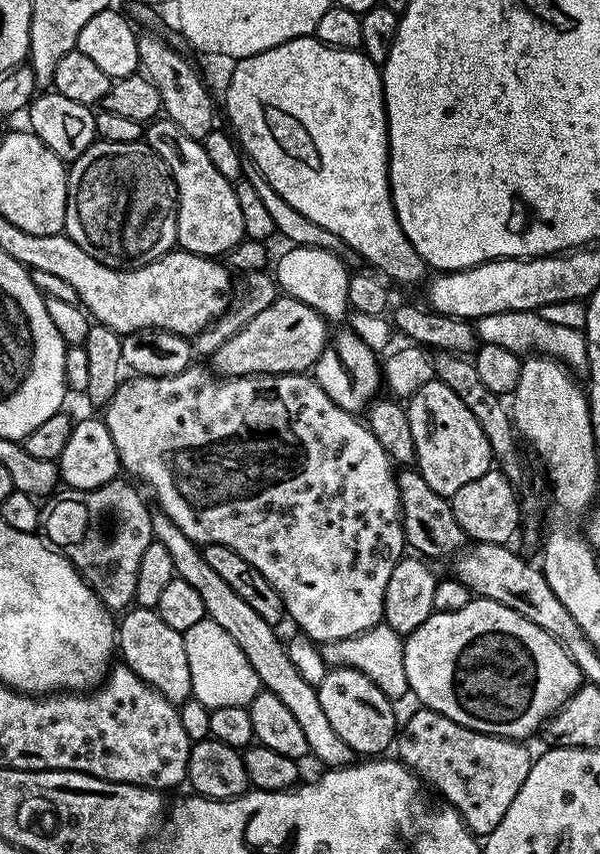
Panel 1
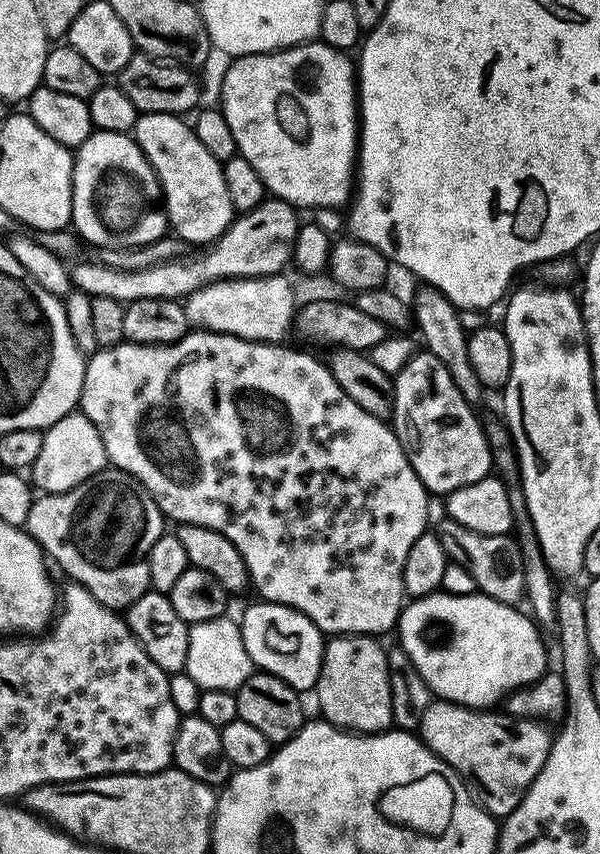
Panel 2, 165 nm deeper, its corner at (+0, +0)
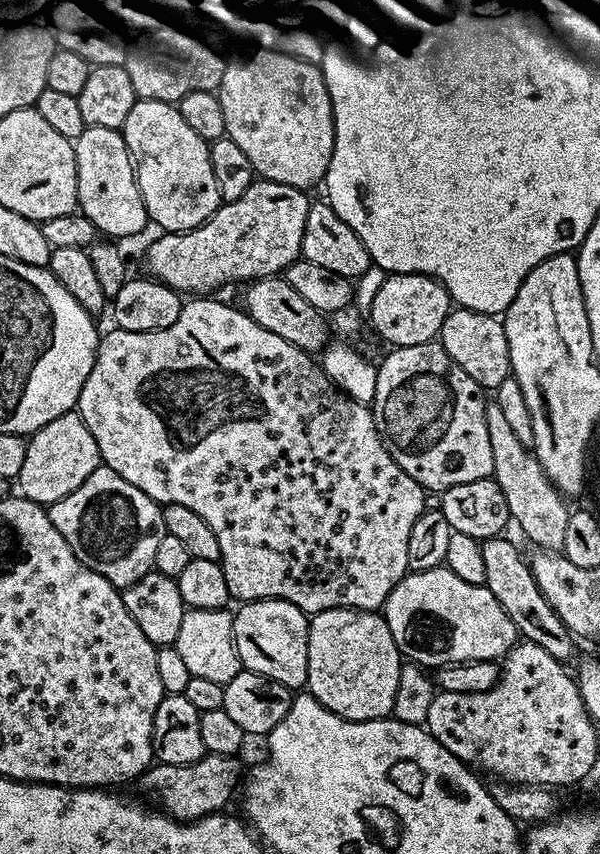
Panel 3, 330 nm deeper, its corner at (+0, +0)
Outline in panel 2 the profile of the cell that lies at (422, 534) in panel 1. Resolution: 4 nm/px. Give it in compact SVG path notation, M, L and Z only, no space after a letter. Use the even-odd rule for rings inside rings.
M447 518L441 520L440 525L435 525L434 531L442 542L442 550L448 555L449 561L470 570L470 578L474 578L477 589L483 595L503 604L519 605L525 599L526 581L522 550L516 536L478 534L478 530L466 530L466 526L453 520Z

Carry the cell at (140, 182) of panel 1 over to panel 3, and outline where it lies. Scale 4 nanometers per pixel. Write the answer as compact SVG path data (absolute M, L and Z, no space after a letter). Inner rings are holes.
M88 126L74 141L74 147L76 203L82 215L94 222L97 233L108 238L136 236L144 227L149 227L148 211L136 181L136 169L132 163L132 156L128 153L123 131Z

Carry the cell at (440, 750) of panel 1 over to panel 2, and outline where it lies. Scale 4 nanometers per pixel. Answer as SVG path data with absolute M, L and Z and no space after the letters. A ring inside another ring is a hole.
M436 698L426 706L425 713L421 716L418 735L438 759L446 762L471 785L480 807L486 809L491 816L503 818L516 809L518 802L522 802L526 790L532 785L550 754L554 736L551 731L548 733L544 724L547 723L536 718L516 718L500 710L467 708L461 704L452 704L449 700Z

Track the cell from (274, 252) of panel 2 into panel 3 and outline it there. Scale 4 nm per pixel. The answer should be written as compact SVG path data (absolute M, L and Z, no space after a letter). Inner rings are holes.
M263 178L253 179L242 198L221 203L204 224L189 232L164 232L148 248L148 268L153 277L181 294L208 294L219 284L231 280L251 282L262 276L283 273L288 265L301 259L302 234L306 230L306 214L310 203L309 193L303 188L286 186Z

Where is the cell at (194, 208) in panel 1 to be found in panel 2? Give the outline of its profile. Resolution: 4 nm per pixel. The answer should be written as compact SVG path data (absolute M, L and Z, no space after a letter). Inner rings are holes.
M153 112L143 113L137 119L136 126L134 129L134 139L136 145L146 154L146 158L150 162L150 166L156 171L156 177L160 179L160 190L164 197L164 210L168 214L168 222L171 231L175 235L180 236L188 243L189 246L207 246L220 239L220 236L225 232L227 228L232 225L234 219L234 213L232 210L232 203L230 202L230 194L226 194L226 178L224 177L224 169L222 167L221 161L214 158L214 154L210 154L210 150L206 150L206 146L202 146L202 142L198 142L193 125L188 124L187 119L181 118L180 116L171 116L170 114L154 114Z

